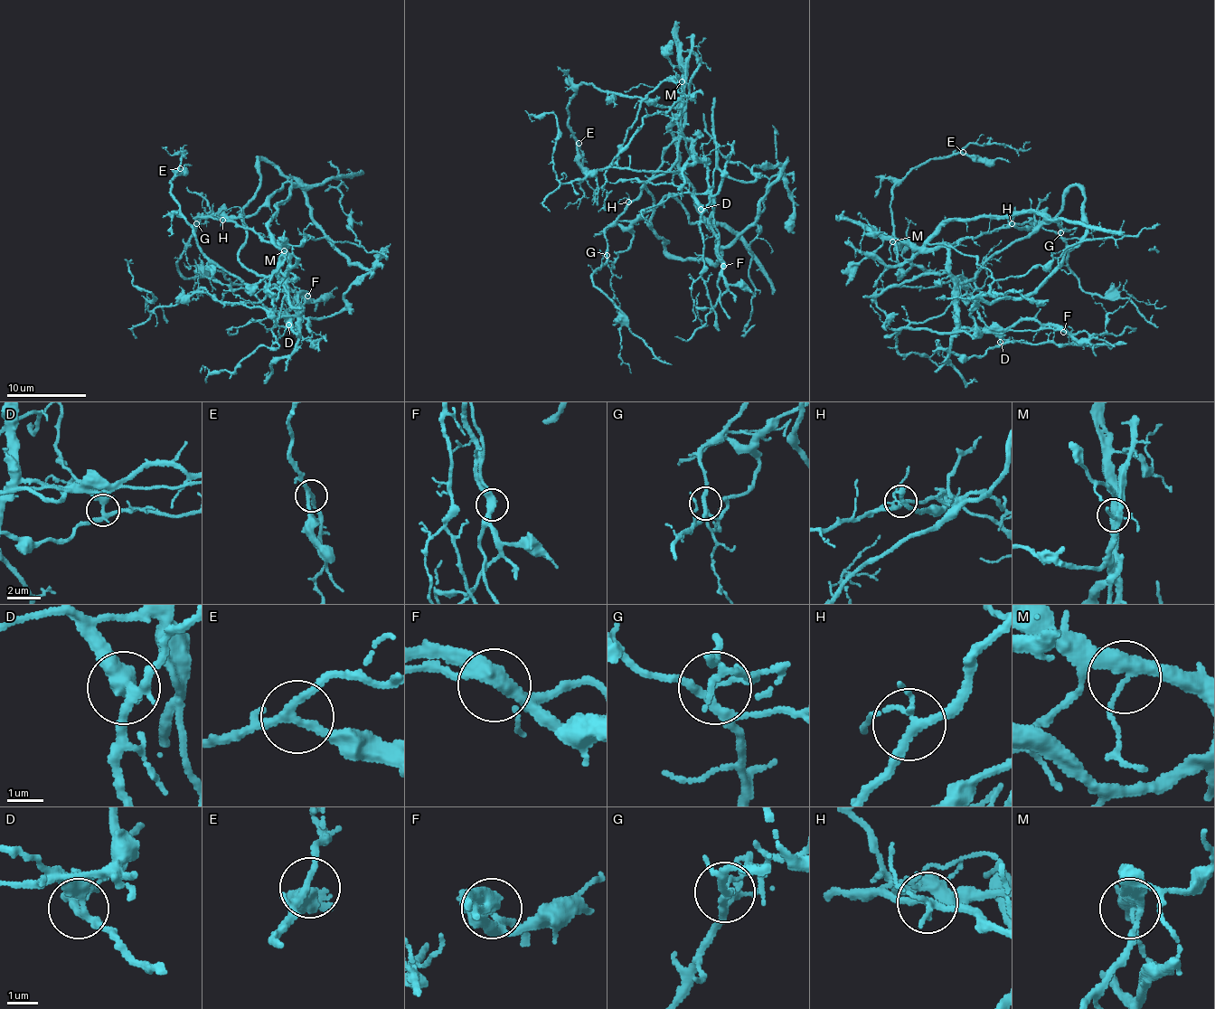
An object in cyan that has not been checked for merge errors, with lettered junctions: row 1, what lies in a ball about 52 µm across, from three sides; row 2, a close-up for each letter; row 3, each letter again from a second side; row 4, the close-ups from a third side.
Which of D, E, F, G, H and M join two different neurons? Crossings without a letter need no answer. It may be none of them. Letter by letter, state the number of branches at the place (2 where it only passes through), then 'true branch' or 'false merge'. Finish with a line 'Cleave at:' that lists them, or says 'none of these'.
D: 3 | true branch
E: 3 | true branch
F: 2 | false merge
G: 3 | false merge
H: 4 | true branch
M: 3 | true branch
Cleave at: F, G

